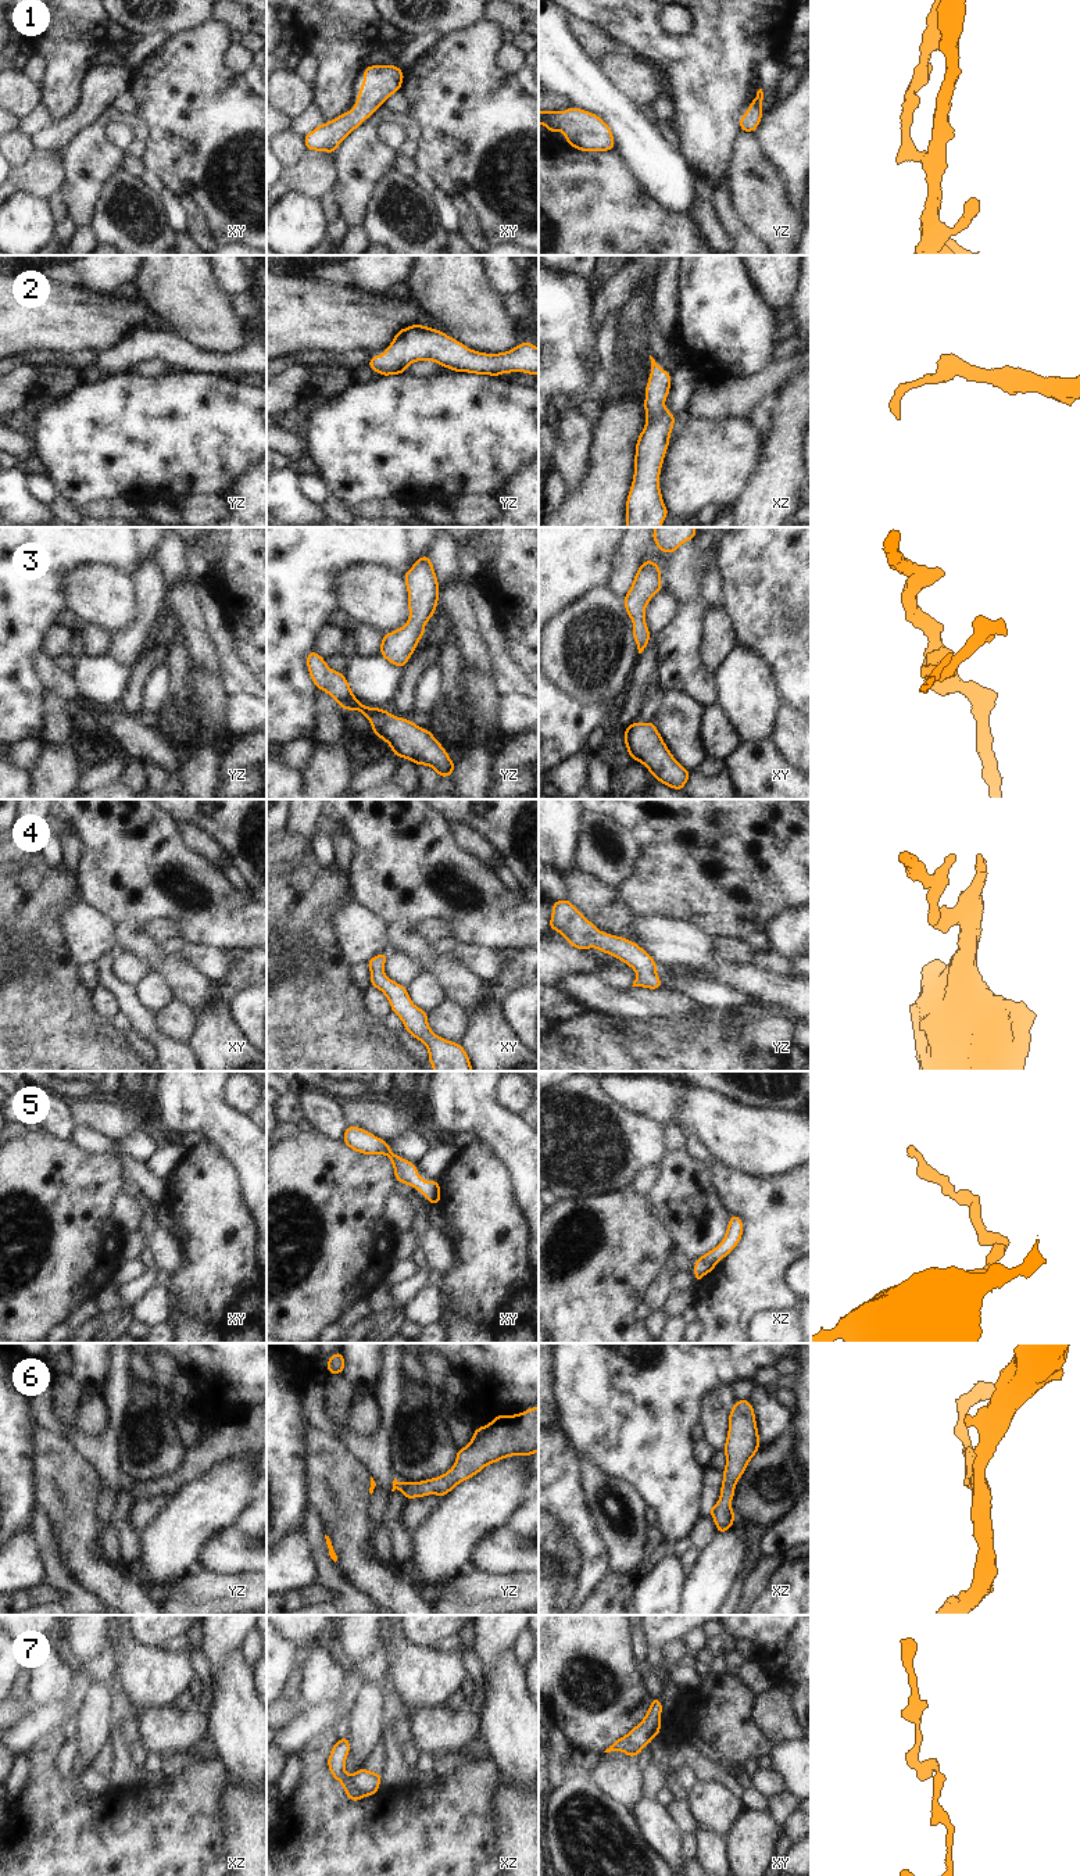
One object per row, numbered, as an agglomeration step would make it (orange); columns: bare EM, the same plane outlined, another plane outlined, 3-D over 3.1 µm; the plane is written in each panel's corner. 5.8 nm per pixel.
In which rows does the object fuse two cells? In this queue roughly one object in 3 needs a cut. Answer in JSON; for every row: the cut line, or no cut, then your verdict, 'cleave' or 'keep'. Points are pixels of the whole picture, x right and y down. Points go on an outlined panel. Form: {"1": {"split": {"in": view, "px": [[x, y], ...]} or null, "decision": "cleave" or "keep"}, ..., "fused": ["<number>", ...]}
{"1": {"split": null, "decision": "keep"}, "2": {"split": null, "decision": "keep"}, "3": {"split": null, "decision": "keep"}, "4": {"split": null, "decision": "keep"}, "5": {"split": null, "decision": "keep"}, "6": {"split": null, "decision": "keep"}, "7": {"split": {"in": "xz", "px": [[349, 1776], [360, 1790], [368, 1794]]}, "decision": "cleave"}, "fused": ["7"]}

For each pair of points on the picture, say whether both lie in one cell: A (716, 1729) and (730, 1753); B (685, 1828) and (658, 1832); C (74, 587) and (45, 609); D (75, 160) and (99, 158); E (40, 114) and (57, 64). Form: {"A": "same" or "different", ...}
{"A": "same", "B": "different", "C": "different", "D": "same", "E": "different"}

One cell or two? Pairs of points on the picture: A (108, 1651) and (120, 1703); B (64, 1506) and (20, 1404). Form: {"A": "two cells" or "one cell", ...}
{"A": "one cell", "B": "two cells"}

